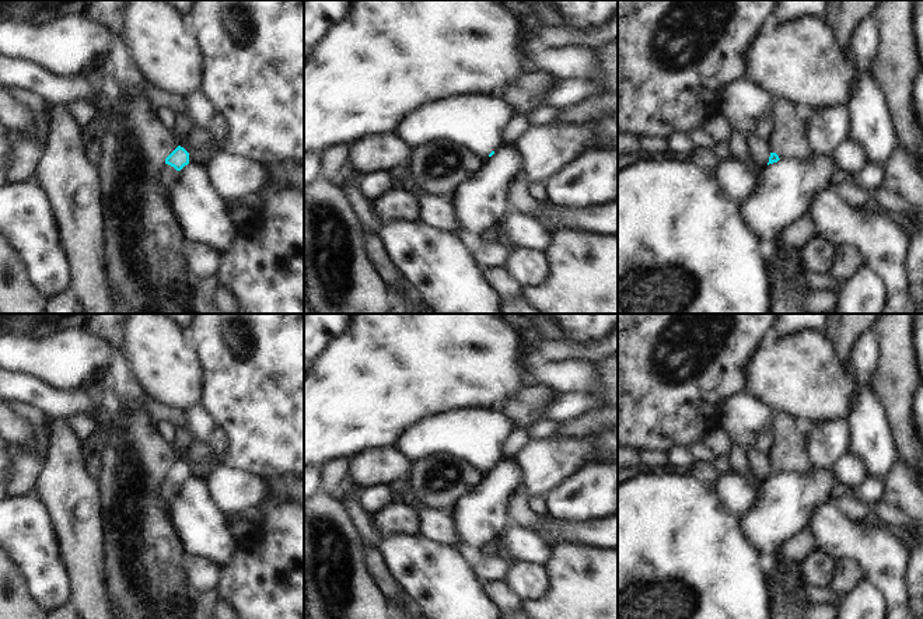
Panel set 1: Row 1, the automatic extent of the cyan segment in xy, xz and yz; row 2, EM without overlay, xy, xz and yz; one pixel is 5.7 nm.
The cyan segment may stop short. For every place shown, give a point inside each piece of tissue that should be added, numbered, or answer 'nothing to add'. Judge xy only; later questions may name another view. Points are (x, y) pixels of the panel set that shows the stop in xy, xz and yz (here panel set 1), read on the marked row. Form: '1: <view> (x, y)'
1: xy (198, 139)
2: xy (168, 175)

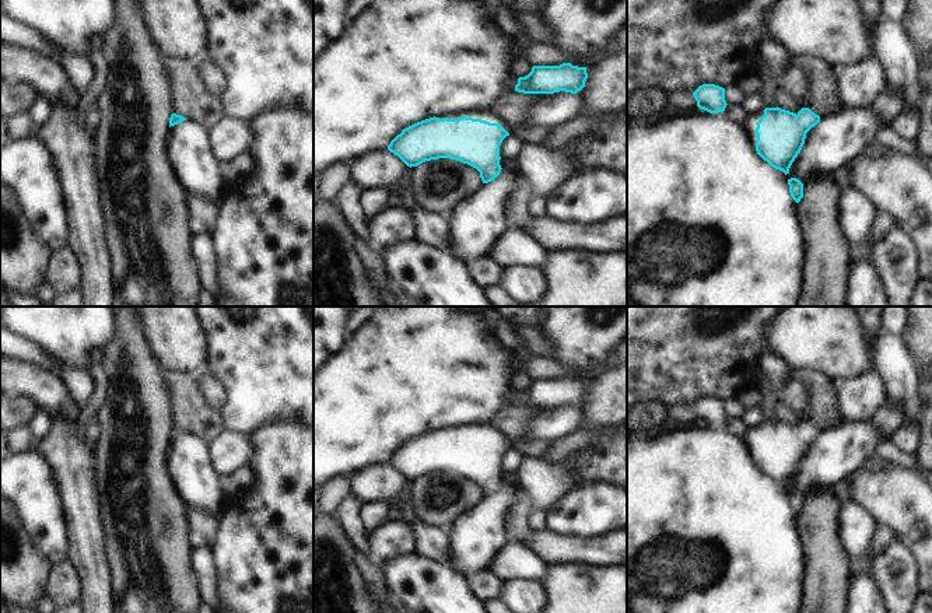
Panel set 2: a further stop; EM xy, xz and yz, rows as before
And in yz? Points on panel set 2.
1: yz (823, 98)

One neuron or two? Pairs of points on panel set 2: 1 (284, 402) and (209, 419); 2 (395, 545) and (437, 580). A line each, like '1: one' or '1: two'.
1: two
2: two

